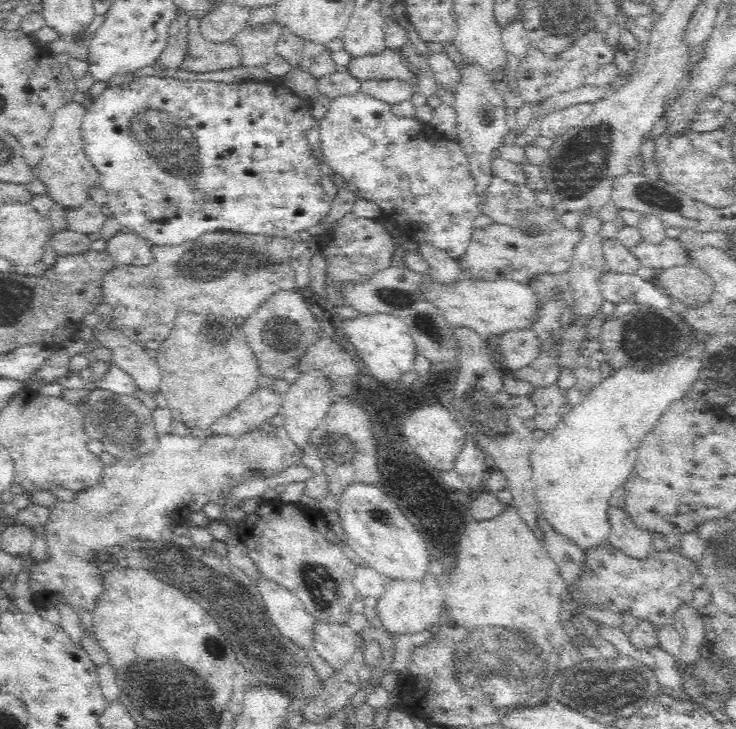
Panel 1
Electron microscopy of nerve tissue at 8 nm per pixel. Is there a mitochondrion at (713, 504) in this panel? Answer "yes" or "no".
no

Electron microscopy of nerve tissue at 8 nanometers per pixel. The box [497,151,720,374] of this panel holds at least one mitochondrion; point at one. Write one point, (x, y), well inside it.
(645, 341)

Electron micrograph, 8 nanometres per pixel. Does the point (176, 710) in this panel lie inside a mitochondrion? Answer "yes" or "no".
yes

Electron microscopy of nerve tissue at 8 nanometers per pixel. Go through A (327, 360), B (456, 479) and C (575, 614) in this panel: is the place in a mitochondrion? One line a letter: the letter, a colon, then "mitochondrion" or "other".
A: other
B: other
C: other

